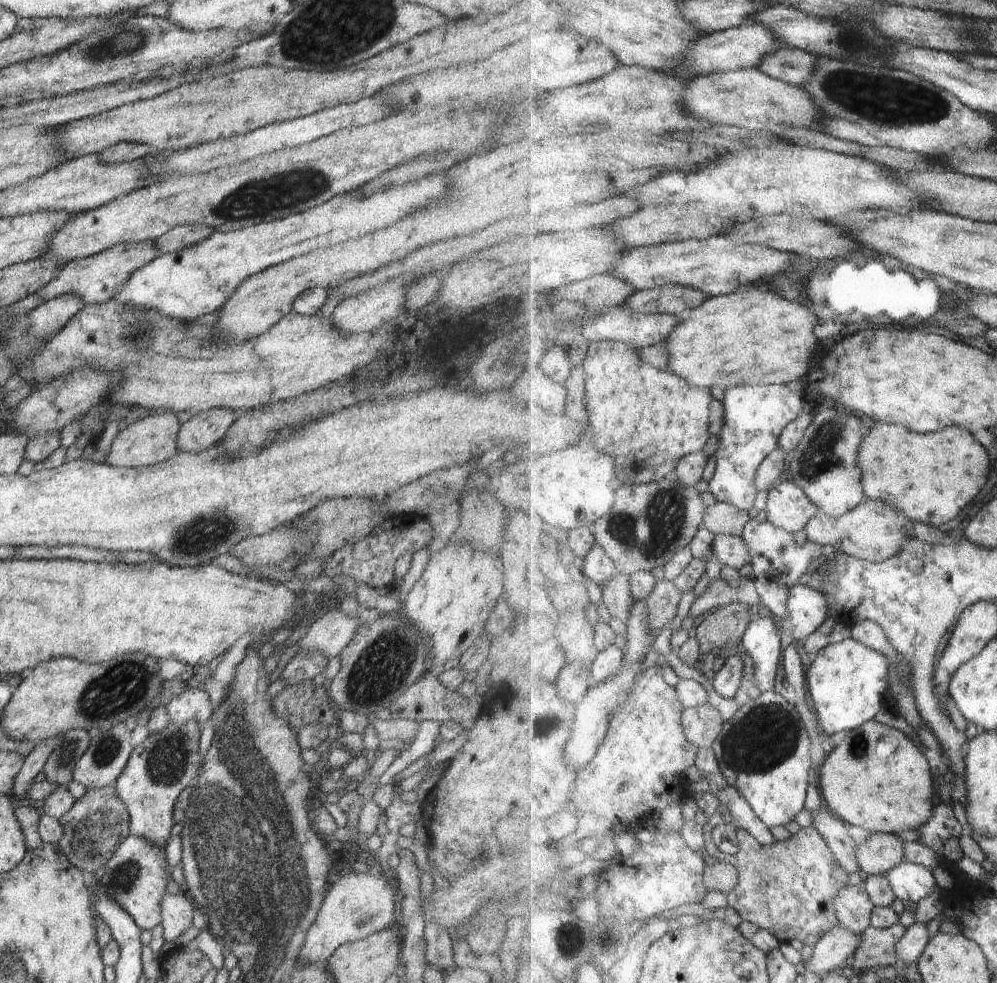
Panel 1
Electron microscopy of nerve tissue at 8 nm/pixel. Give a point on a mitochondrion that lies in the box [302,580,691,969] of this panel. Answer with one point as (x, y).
(378, 672)

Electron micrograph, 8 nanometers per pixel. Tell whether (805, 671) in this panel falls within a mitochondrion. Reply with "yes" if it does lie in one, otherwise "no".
no

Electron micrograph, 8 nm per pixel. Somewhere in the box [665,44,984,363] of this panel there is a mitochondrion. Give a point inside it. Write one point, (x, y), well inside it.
(897, 102)

